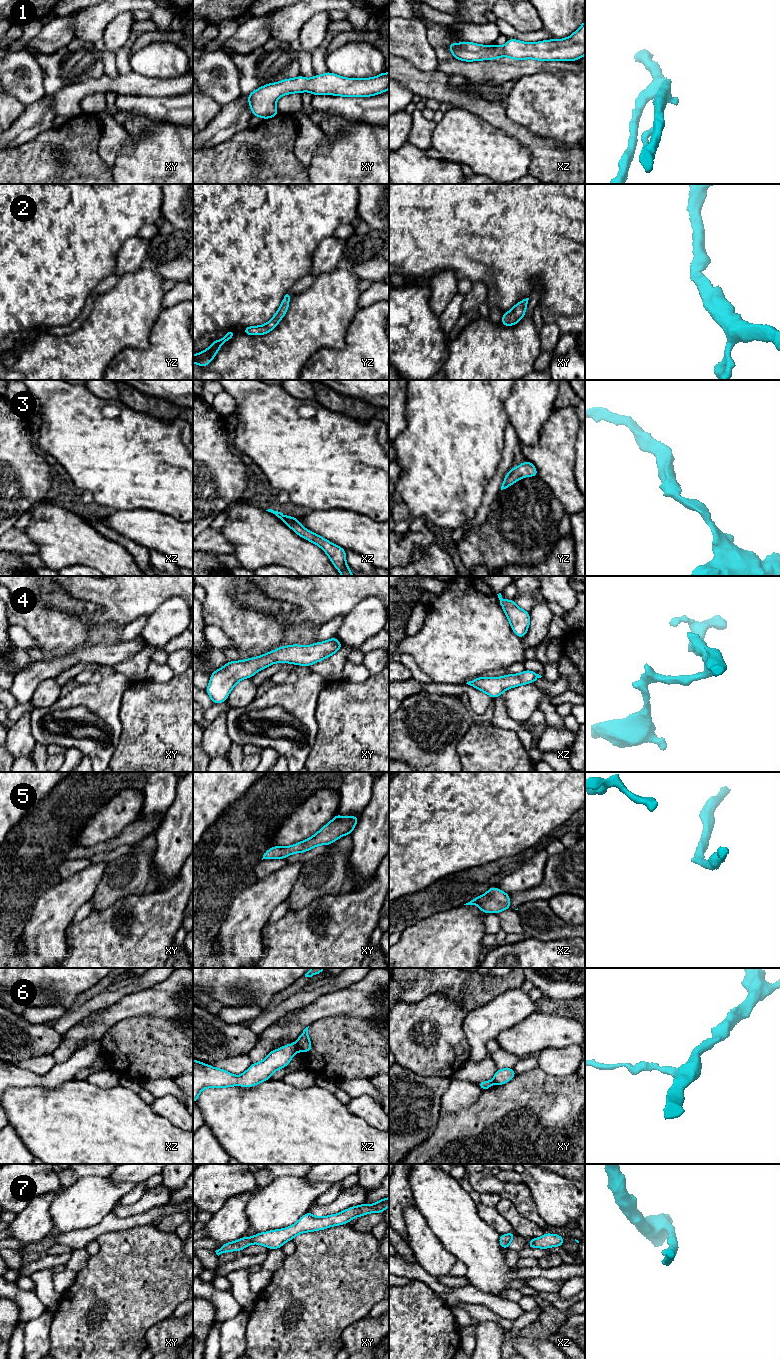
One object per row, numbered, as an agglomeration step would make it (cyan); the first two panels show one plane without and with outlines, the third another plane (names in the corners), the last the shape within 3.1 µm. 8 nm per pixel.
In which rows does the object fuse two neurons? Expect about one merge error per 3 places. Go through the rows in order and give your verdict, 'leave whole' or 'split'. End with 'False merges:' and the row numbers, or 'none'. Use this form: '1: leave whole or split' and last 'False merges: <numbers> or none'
1: leave whole
2: leave whole
3: leave whole
4: leave whole
5: leave whole
6: split
7: leave whole
False merges: 6

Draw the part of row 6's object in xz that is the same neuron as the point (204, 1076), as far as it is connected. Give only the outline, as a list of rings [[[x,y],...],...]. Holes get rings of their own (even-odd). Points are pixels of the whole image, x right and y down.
[[[296,1043],[284,1045],[280,1049],[271,1051],[261,1062],[252,1063],[239,1076],[193,1059],[193,1102],[198,1100],[200,1092],[205,1088],[252,1087],[270,1080],[276,1070],[282,1069],[290,1063],[297,1051]]]

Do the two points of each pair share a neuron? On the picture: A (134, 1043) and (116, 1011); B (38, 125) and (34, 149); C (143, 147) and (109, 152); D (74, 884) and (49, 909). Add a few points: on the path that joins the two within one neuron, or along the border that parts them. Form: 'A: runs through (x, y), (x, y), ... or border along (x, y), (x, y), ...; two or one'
A: border along (145, 1015), (129, 1016), (118, 1021), (113, 1026); two
B: border along (52, 127), (15, 147); two
C: border along (124, 127), (129, 142), (121, 149), (112, 164); two
D: runs through (68, 890), (55, 903); one

